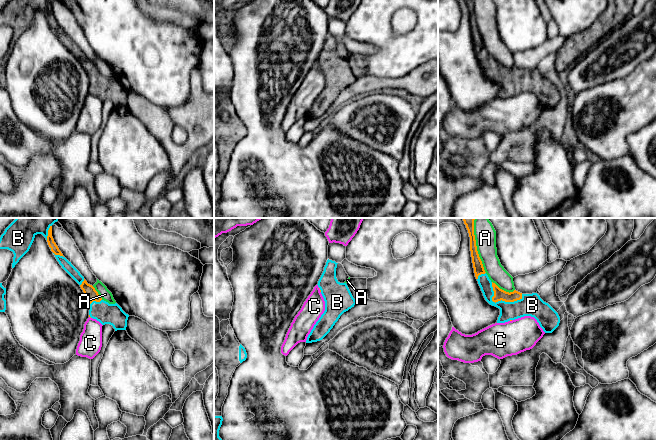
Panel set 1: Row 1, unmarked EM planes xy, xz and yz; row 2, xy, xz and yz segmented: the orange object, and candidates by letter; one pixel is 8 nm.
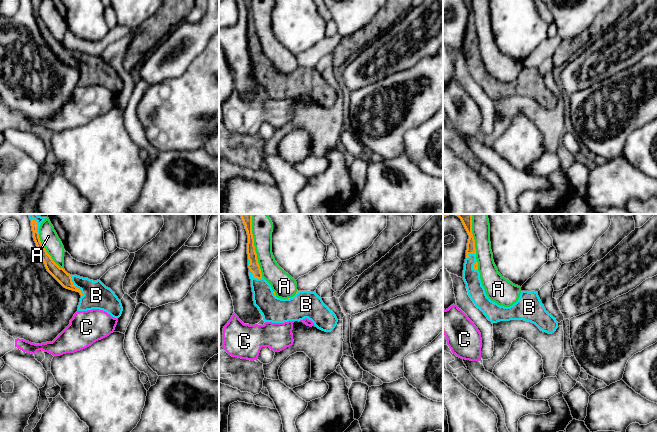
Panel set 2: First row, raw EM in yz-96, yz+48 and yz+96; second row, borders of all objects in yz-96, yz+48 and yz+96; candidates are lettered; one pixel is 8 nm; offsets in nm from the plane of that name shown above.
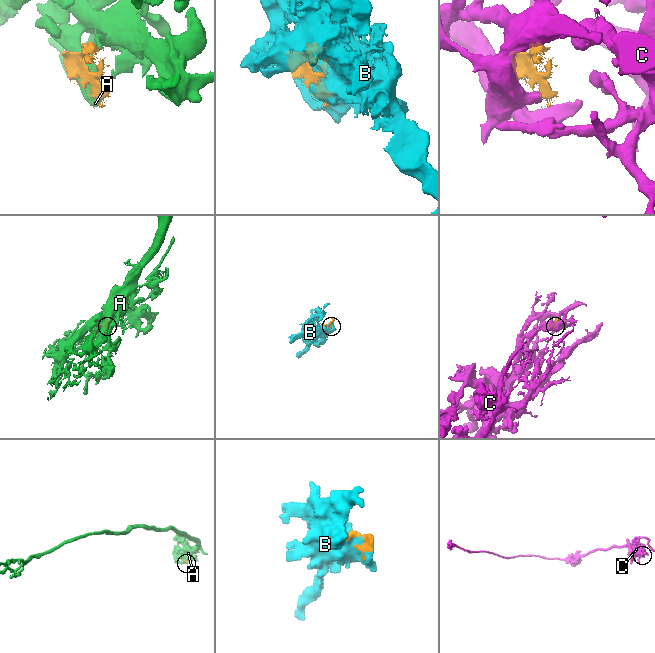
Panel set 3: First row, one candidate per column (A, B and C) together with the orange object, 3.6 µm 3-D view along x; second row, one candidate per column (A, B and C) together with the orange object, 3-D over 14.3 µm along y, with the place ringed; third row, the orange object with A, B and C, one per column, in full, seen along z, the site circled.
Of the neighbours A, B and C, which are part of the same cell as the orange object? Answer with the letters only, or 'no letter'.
B

